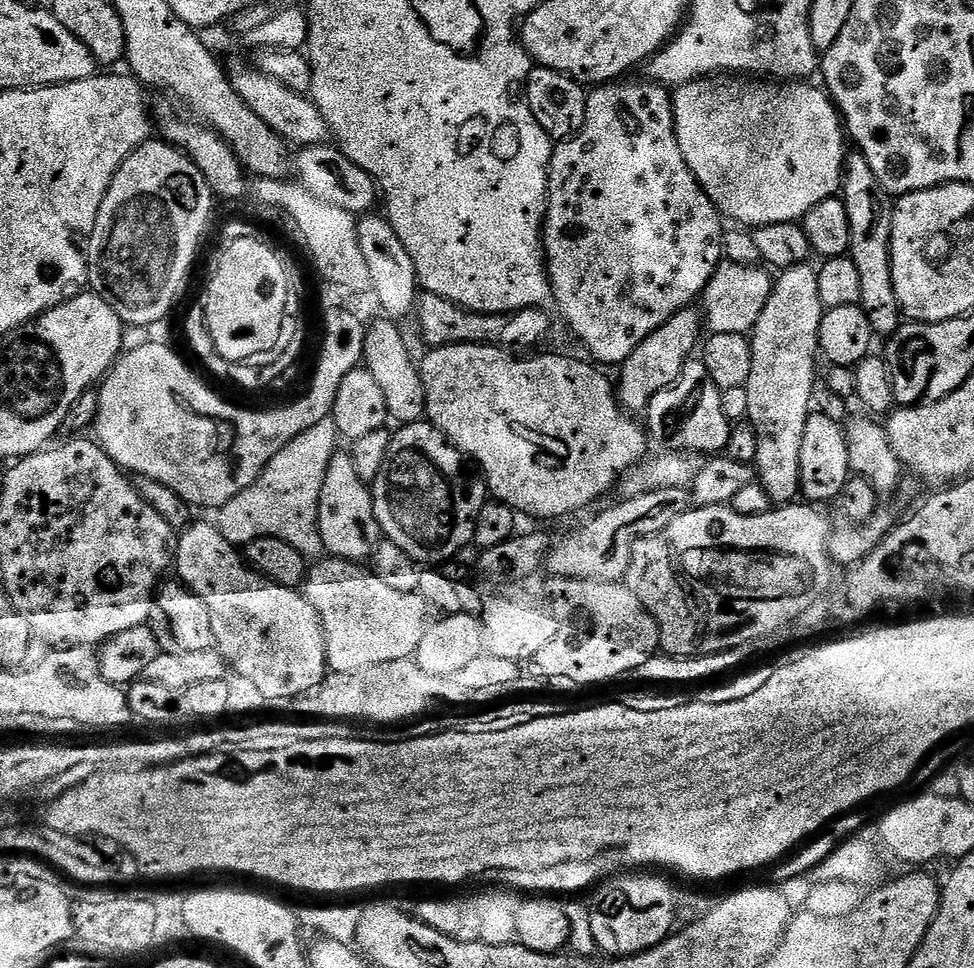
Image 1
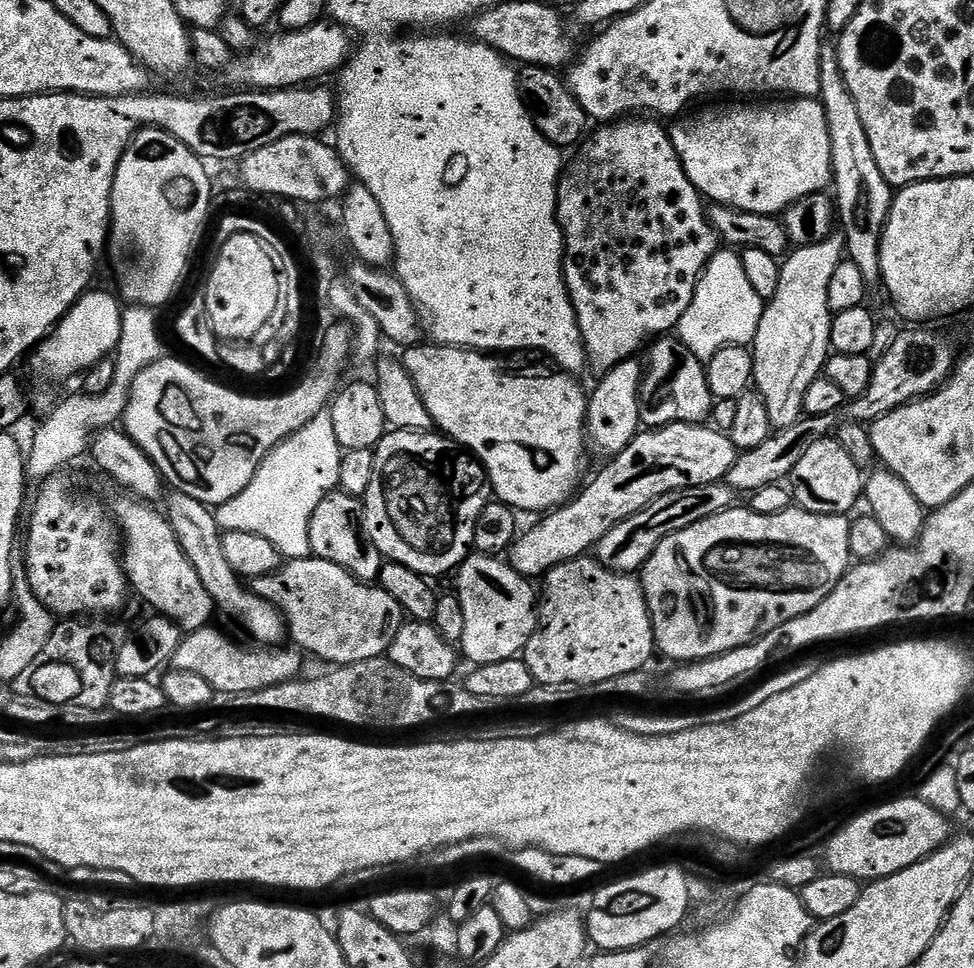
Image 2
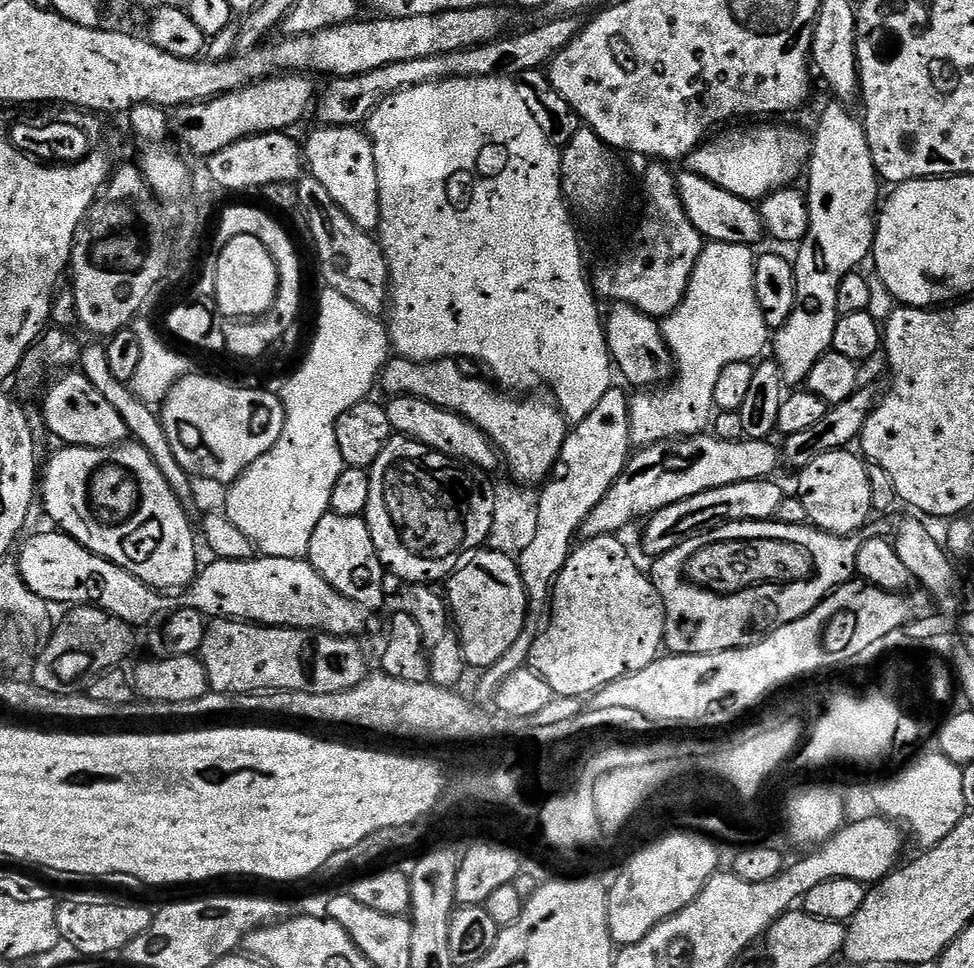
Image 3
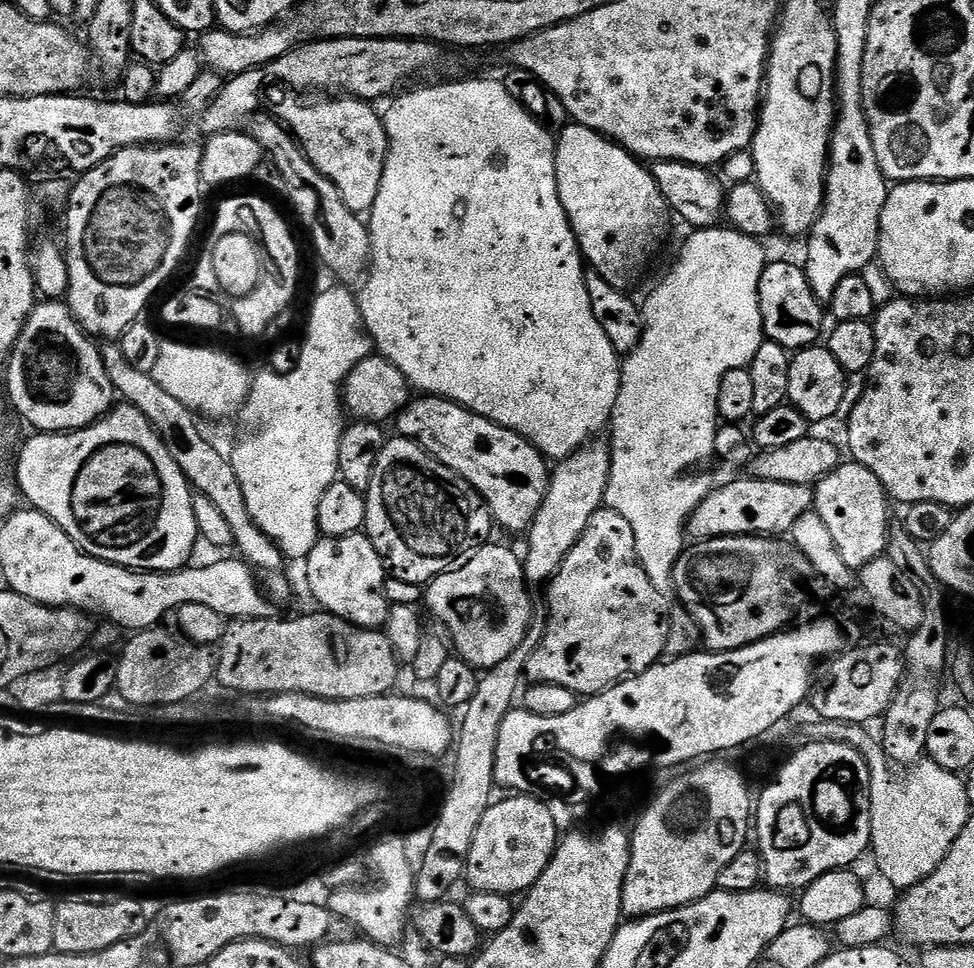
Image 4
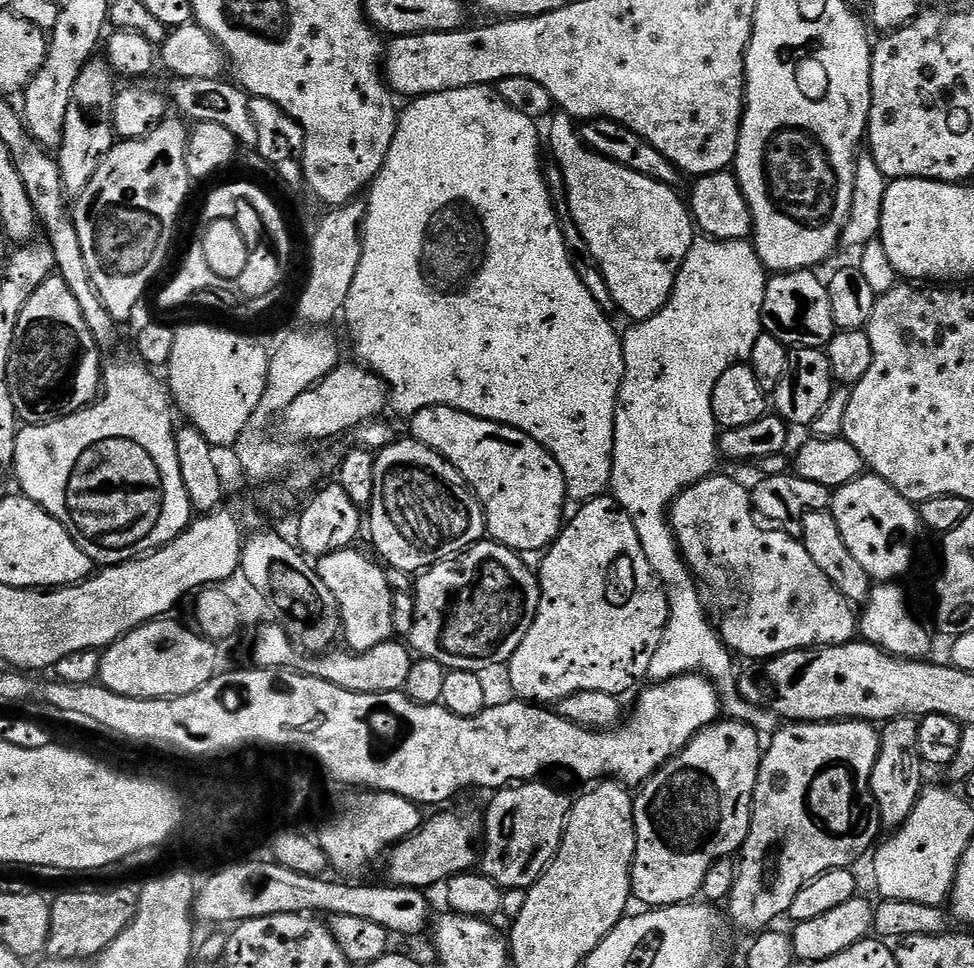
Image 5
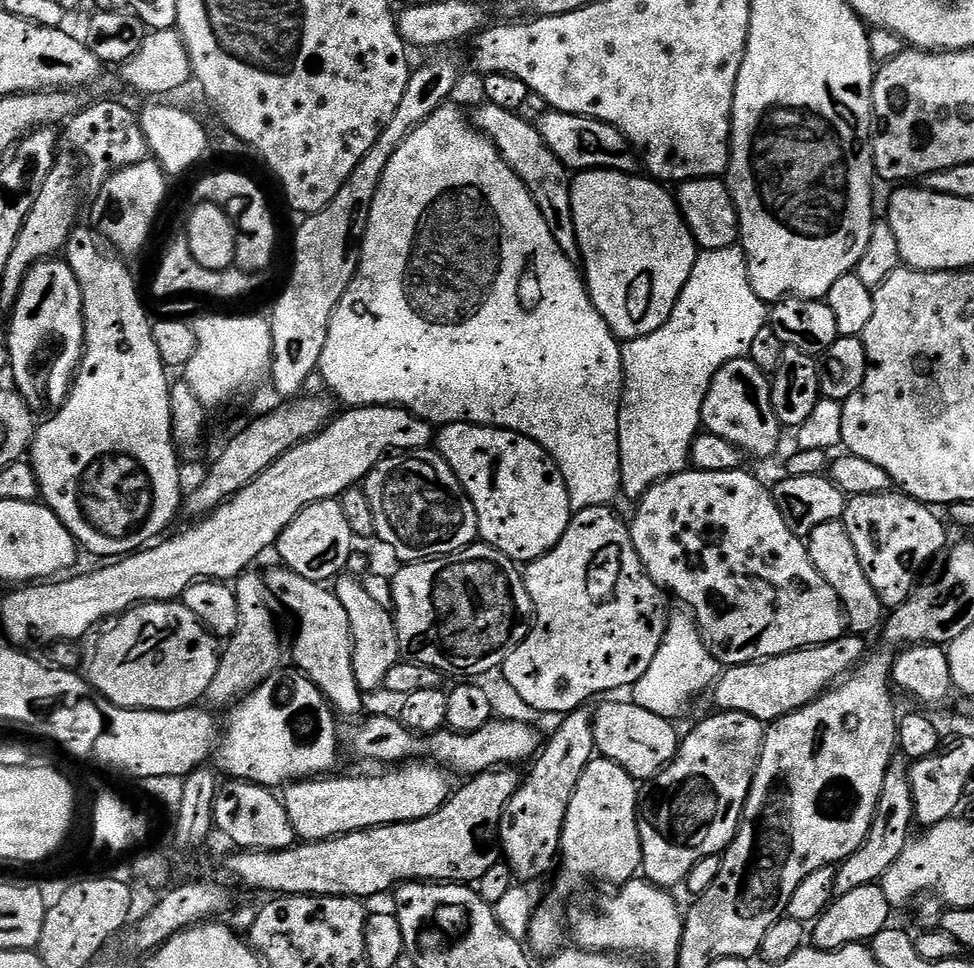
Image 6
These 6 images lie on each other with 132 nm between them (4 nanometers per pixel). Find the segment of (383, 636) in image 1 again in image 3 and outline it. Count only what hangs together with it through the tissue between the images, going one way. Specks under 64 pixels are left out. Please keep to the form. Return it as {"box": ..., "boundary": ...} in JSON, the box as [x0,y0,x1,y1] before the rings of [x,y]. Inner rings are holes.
{"box":[183,555,369,637],"boundary":[[[257,555],[250,560],[217,560],[213,559],[199,569],[195,580],[183,593],[183,603],[189,608],[198,610],[205,618],[224,617],[229,620],[246,620],[253,624],[269,624],[272,628],[306,628],[314,632],[328,632],[331,636],[355,637],[368,624],[369,609],[358,606],[358,602],[350,602],[334,586],[330,586],[314,570],[307,559],[291,560],[290,558],[274,558]]]}

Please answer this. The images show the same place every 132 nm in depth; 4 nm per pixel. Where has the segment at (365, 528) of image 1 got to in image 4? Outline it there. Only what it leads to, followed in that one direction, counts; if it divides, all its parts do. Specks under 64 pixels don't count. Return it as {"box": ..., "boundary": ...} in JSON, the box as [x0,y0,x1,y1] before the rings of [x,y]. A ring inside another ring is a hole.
{"box":[307,531,390,629],"boundary":[[[358,531],[345,536],[325,536],[316,541],[314,550],[310,550],[307,564],[308,588],[321,609],[355,628],[383,629],[390,607],[388,592],[384,589],[386,565],[368,535]]]}

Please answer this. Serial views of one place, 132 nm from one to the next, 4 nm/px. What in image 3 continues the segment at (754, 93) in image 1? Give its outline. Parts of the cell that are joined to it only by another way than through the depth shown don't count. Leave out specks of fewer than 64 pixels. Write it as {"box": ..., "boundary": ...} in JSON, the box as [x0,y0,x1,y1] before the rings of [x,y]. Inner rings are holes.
{"box":[686,122,810,202],"boundary":[[[760,122],[757,123],[760,124],[757,128],[736,128],[733,132],[722,133],[721,136],[713,135],[686,157],[687,171],[722,186],[722,190],[730,190],[730,194],[738,198],[753,202],[763,200],[765,196],[780,188],[789,187],[795,181],[792,179],[799,172],[801,175],[805,171],[810,159],[810,140],[807,135],[803,136],[796,128],[787,128],[784,124],[772,123],[776,122]]]}

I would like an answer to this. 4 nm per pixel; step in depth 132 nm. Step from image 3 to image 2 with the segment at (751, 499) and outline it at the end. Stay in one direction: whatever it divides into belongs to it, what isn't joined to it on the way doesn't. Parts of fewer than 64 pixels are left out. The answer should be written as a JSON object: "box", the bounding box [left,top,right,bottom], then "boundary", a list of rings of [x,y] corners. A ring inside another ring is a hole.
{"box":[594,483,737,574],"boundary":[[[727,483],[707,484],[697,488],[687,488],[666,494],[658,498],[650,506],[646,506],[638,514],[626,518],[594,549],[595,559],[612,572],[636,574],[643,569],[644,563],[654,554],[658,542],[678,530],[686,530],[686,526],[694,526],[694,522],[702,522],[719,512],[726,512],[737,503],[737,493]]]}

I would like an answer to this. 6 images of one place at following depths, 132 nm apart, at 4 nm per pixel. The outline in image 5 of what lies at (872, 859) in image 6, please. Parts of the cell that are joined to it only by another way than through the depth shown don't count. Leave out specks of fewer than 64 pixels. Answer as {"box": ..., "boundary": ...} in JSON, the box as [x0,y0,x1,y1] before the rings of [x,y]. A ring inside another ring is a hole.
{"box":[871,717,924,830],"boundary":[[[913,717],[887,721],[880,730],[879,754],[871,772],[871,793],[879,808],[881,825],[888,830],[904,824],[924,789],[924,763],[918,750],[918,730],[919,723]]]}

